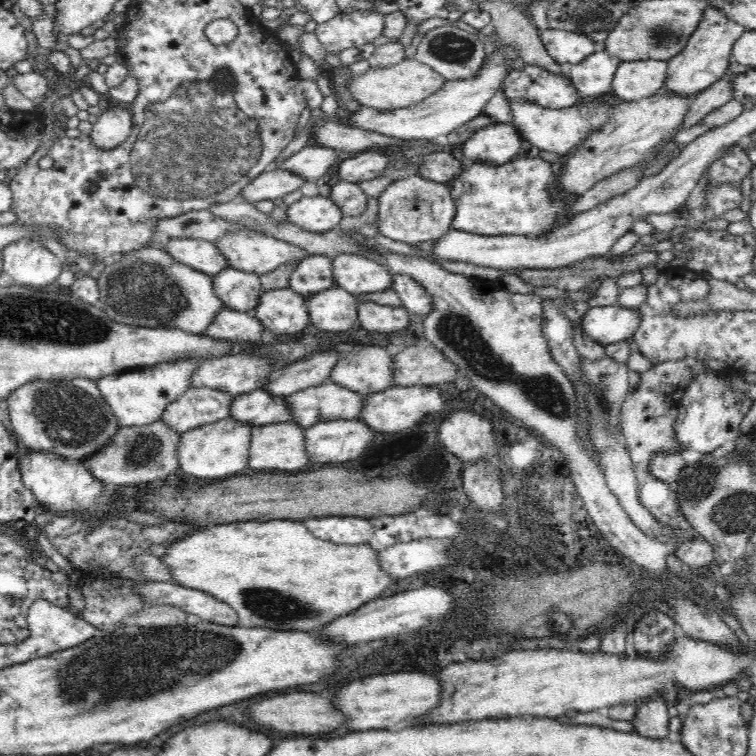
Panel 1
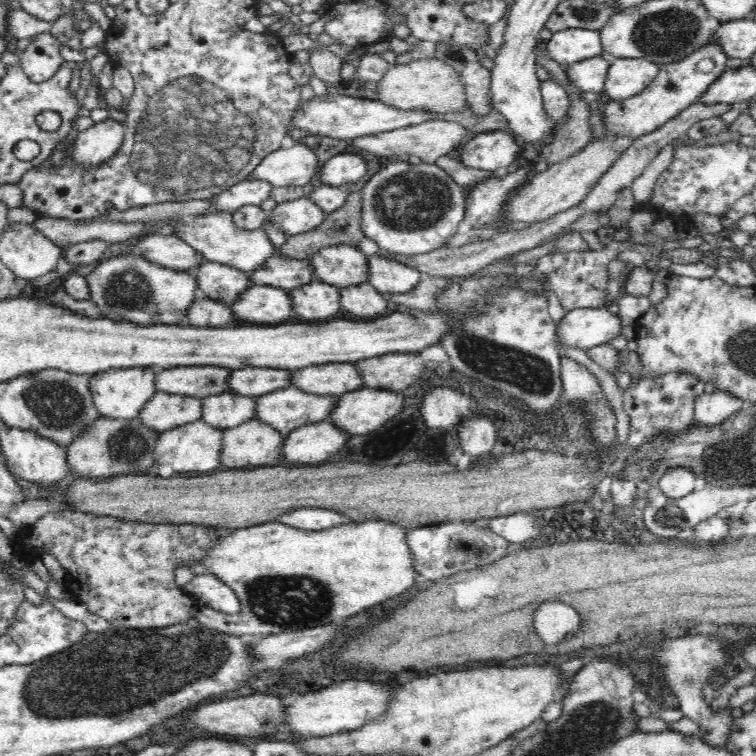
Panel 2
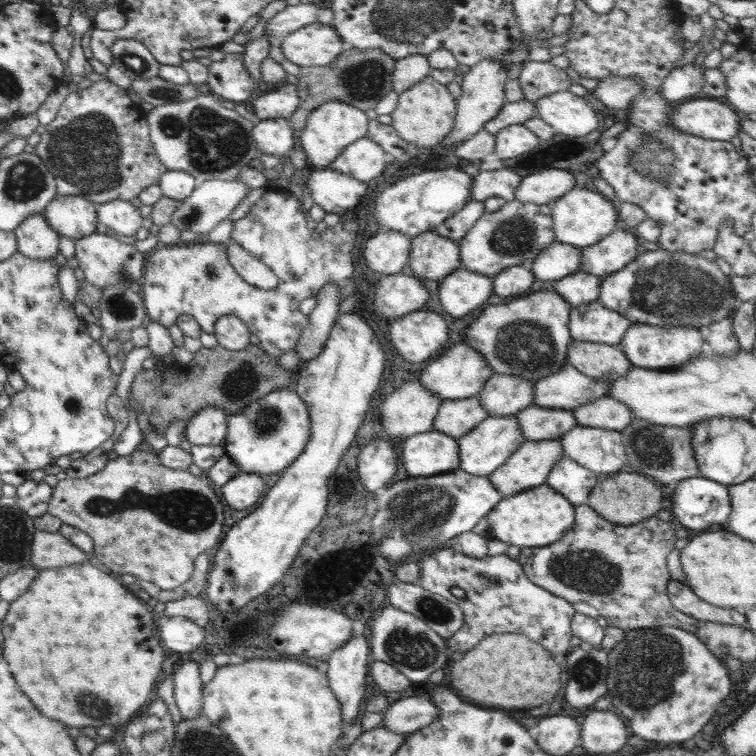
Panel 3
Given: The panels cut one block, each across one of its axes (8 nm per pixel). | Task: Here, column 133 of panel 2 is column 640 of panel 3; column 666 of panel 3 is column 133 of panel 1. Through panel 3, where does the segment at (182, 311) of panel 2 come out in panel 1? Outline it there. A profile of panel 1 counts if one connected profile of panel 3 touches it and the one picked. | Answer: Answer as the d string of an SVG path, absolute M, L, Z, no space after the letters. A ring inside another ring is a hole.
M146 247L122 253L119 257L107 261L97 283L100 287L100 300L104 302L101 307L103 311L111 319L126 325L178 328L188 334L202 335L214 320L214 316L226 308L216 294L212 275L174 260L166 249Z

